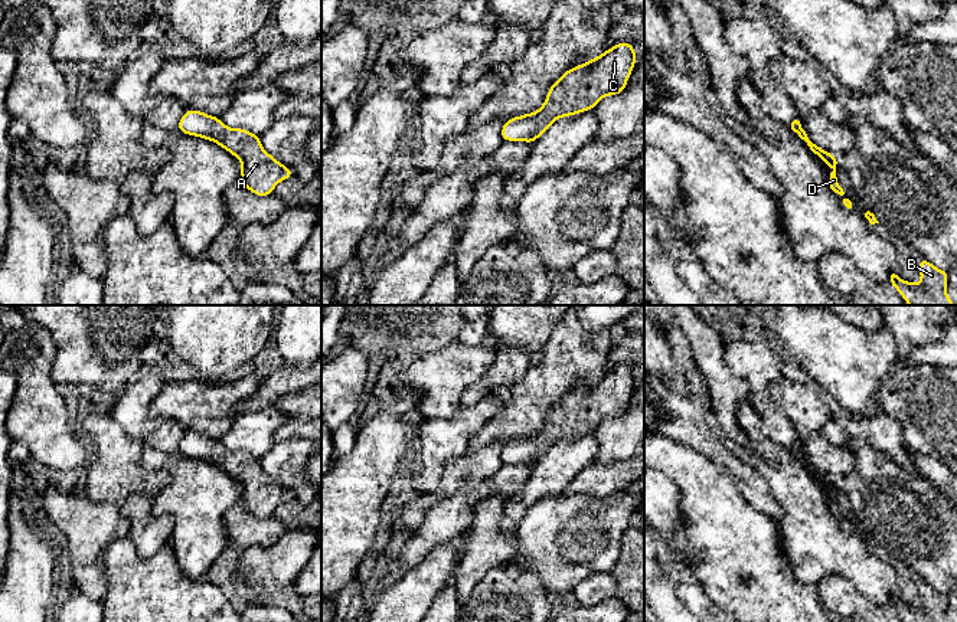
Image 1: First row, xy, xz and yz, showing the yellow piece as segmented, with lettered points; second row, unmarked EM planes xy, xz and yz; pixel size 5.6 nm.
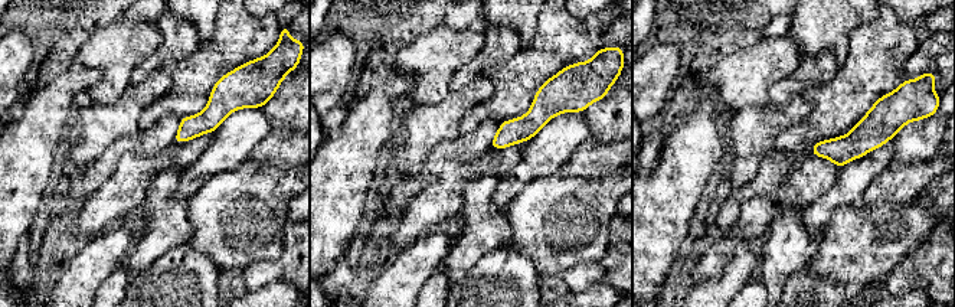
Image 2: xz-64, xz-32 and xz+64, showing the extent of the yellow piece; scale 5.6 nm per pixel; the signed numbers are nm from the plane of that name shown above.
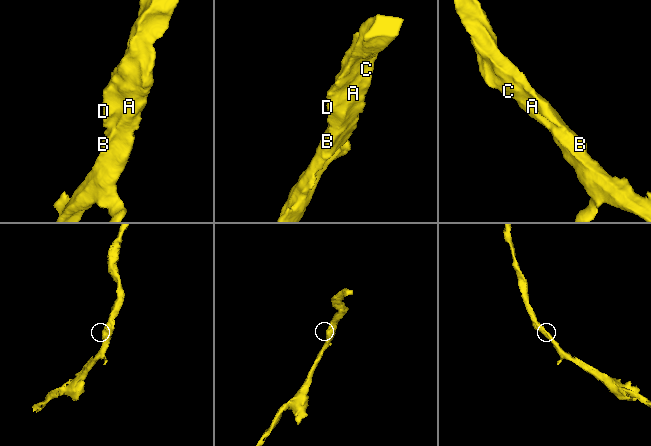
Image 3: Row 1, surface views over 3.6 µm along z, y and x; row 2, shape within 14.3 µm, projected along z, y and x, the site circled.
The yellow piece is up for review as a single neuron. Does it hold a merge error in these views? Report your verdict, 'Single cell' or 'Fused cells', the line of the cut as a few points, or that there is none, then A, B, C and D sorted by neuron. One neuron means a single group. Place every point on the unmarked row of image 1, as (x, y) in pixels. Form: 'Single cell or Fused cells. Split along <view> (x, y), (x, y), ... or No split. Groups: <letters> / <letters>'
Single cell. No split. Groups: A B C D

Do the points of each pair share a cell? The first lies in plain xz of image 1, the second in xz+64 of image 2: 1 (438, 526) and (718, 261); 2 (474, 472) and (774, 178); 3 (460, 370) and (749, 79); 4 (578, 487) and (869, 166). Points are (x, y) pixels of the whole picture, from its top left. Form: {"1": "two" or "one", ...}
{"1": "one", "2": "one", "3": "one", "4": "two"}

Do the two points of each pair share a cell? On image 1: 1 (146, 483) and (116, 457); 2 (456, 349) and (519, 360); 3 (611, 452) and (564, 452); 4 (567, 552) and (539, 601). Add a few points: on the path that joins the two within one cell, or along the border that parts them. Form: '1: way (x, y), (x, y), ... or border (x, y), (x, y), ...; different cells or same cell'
1: way (139, 480), (123, 464); same cell
2: border (497, 352), (493, 363), (474, 383); different cells
3: border (593, 432), (597, 441), (594, 458); different cells
4: border (522, 566), (532, 570), (541, 579), (551, 596); different cells

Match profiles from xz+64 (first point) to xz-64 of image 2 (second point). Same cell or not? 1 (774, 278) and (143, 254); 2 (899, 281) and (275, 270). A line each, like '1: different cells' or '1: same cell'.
1: same cell
2: same cell

